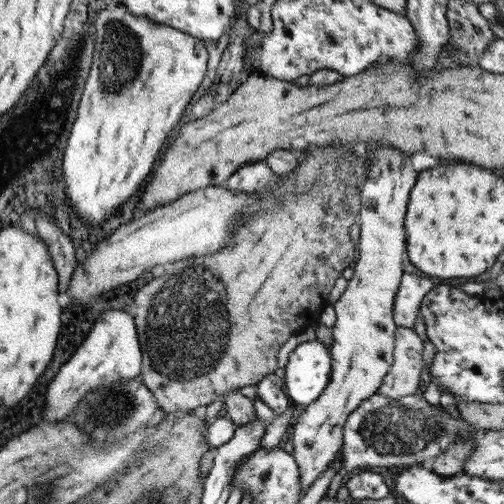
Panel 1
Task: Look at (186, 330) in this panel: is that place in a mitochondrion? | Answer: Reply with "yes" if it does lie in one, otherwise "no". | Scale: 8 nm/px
yes

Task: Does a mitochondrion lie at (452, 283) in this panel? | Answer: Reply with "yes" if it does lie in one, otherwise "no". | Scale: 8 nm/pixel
no

